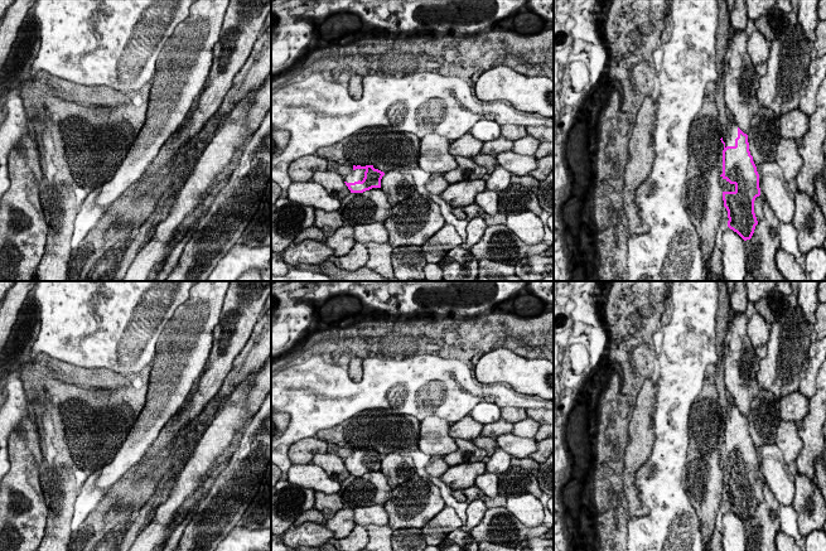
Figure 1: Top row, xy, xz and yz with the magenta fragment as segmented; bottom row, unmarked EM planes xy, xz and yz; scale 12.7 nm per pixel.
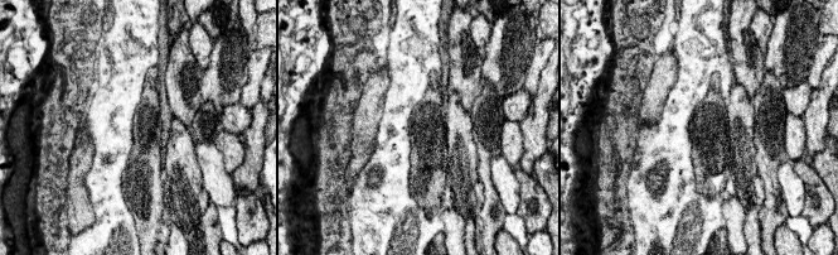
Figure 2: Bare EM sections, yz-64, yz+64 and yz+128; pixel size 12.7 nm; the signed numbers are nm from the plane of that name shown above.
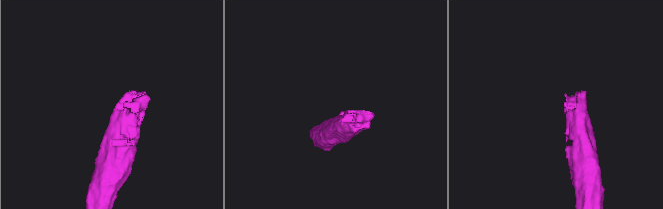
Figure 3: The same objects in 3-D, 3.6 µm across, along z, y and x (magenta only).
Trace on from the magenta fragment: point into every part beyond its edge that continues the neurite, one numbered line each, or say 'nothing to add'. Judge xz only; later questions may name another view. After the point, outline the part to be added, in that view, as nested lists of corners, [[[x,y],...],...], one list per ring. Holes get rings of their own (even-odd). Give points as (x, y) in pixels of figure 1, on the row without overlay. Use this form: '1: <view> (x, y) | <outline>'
1: xz (358, 457) | [[[366,451],[352,453],[348,458],[343,459],[344,464],[347,464],[347,465],[354,465],[354,464],[358,464],[358,463],[362,464],[363,460],[364,460],[364,454],[366,454]]]

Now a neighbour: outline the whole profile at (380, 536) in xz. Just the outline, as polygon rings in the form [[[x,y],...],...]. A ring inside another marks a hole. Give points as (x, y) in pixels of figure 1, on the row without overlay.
[[[368,525],[366,527],[369,541],[364,550],[367,551],[393,551],[392,550],[392,533],[393,530],[386,526]]]

